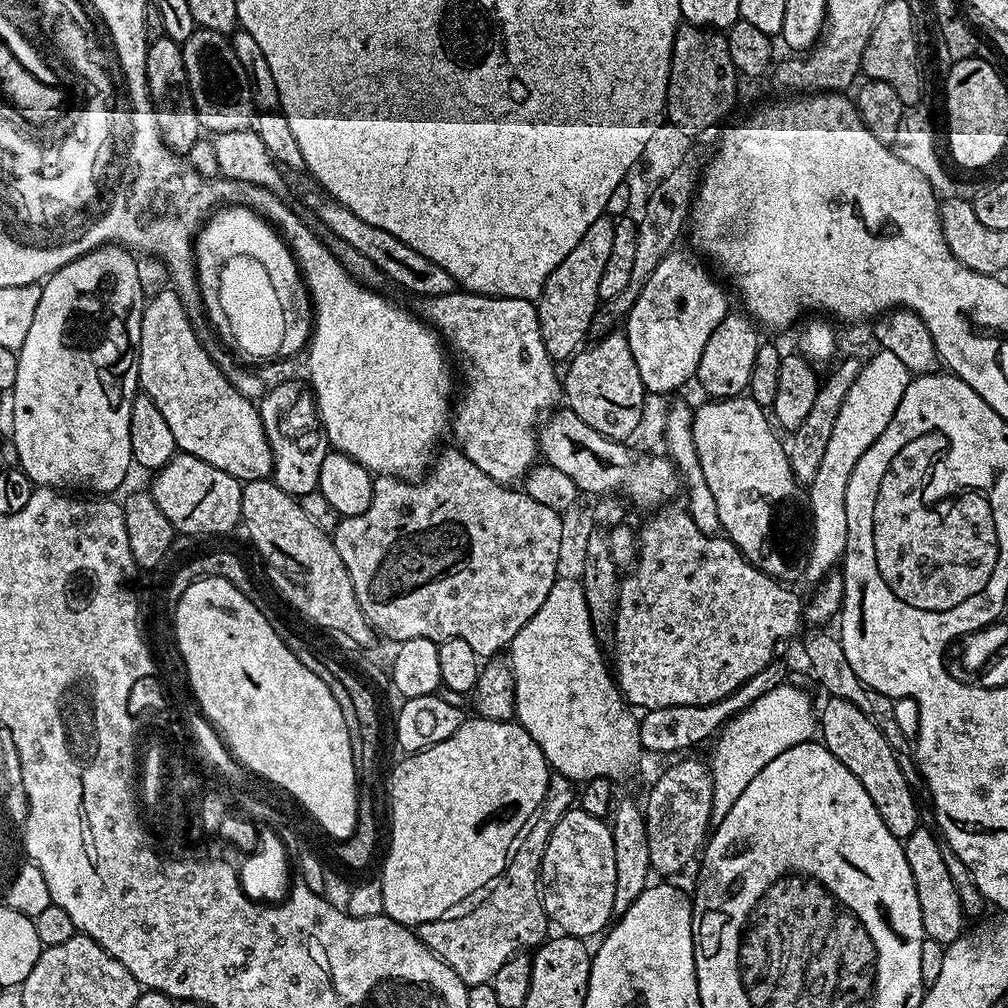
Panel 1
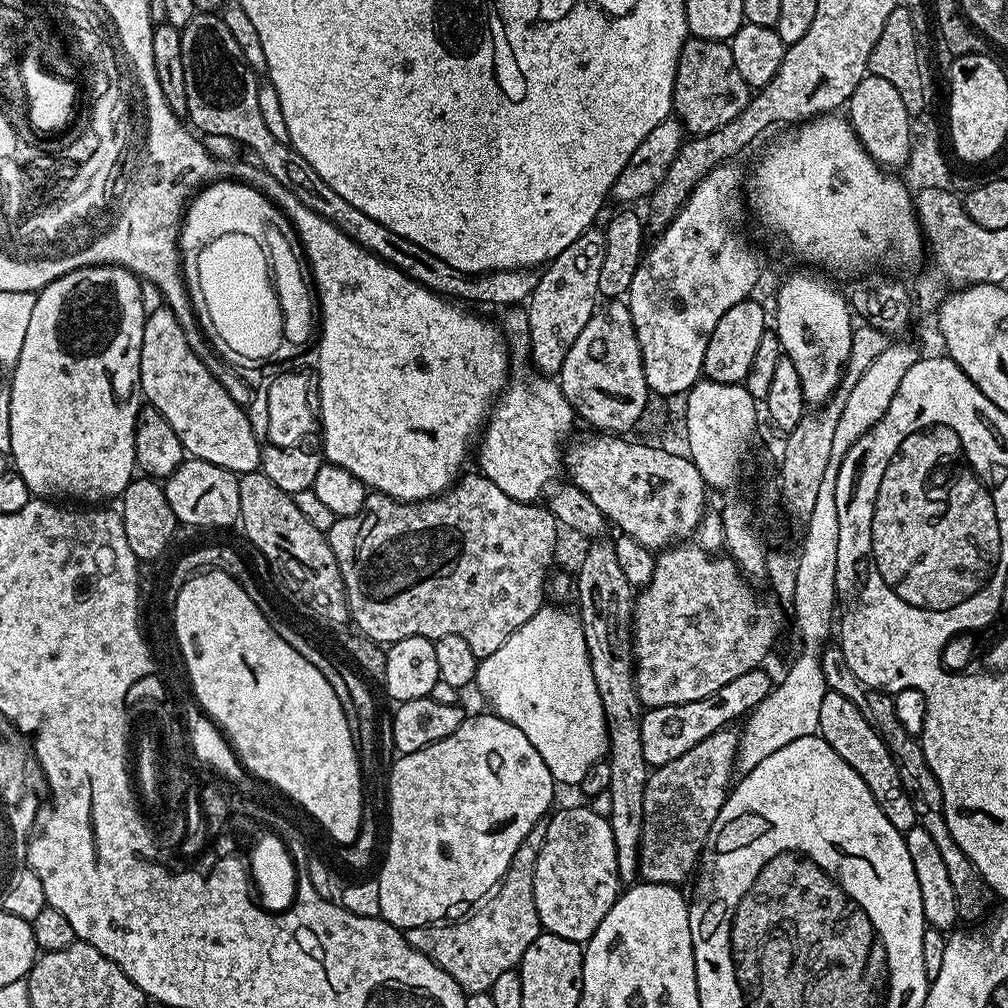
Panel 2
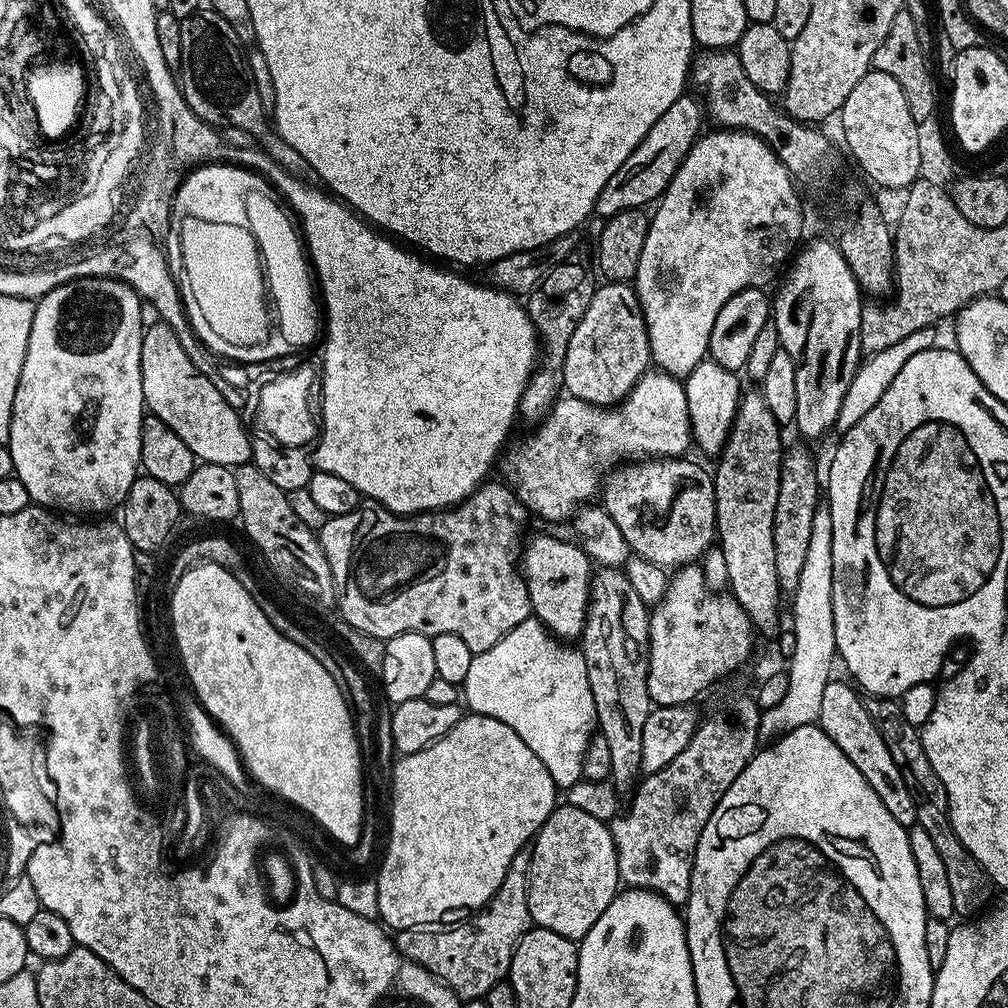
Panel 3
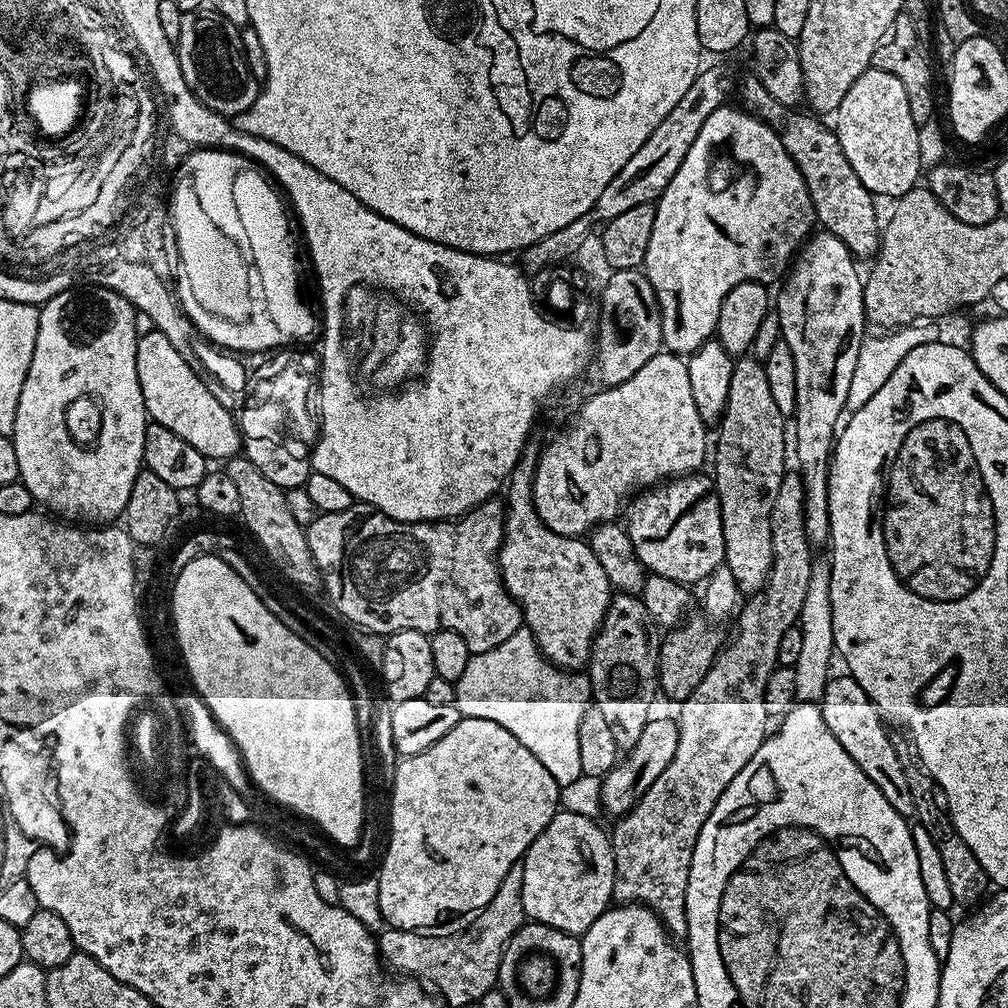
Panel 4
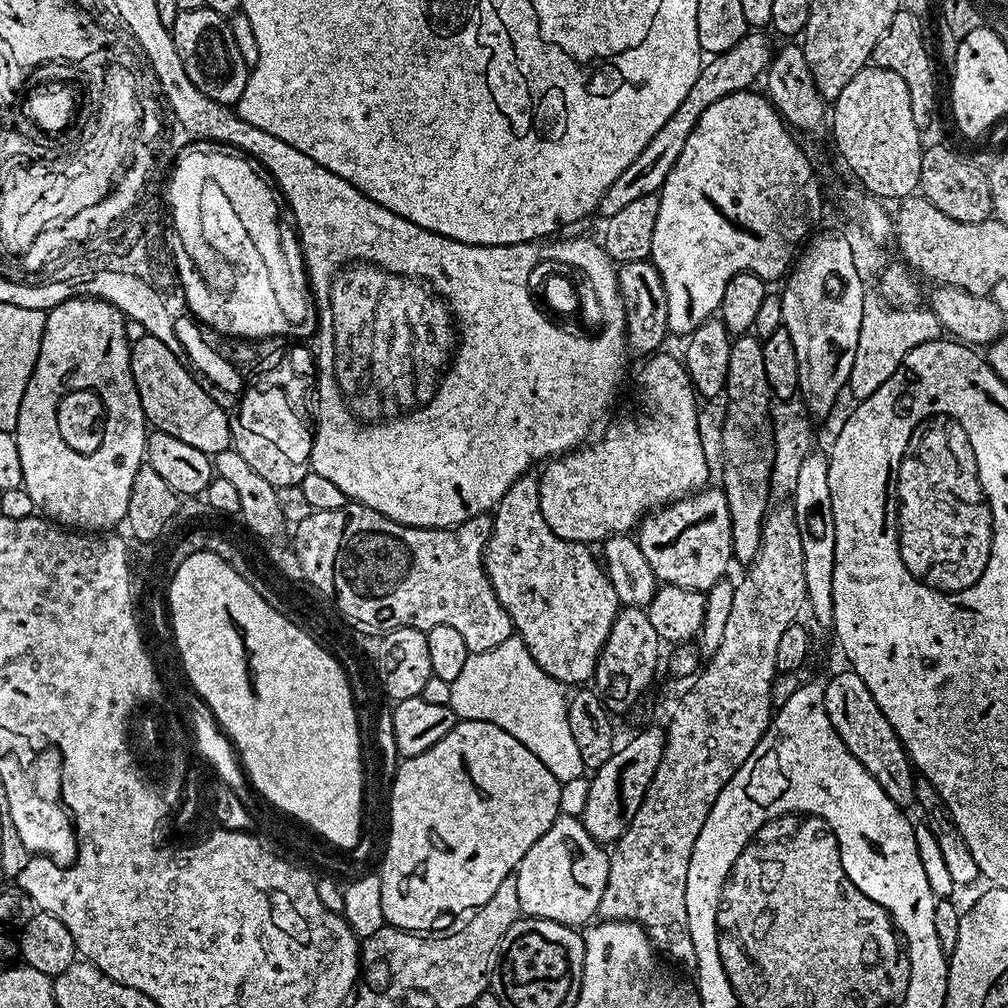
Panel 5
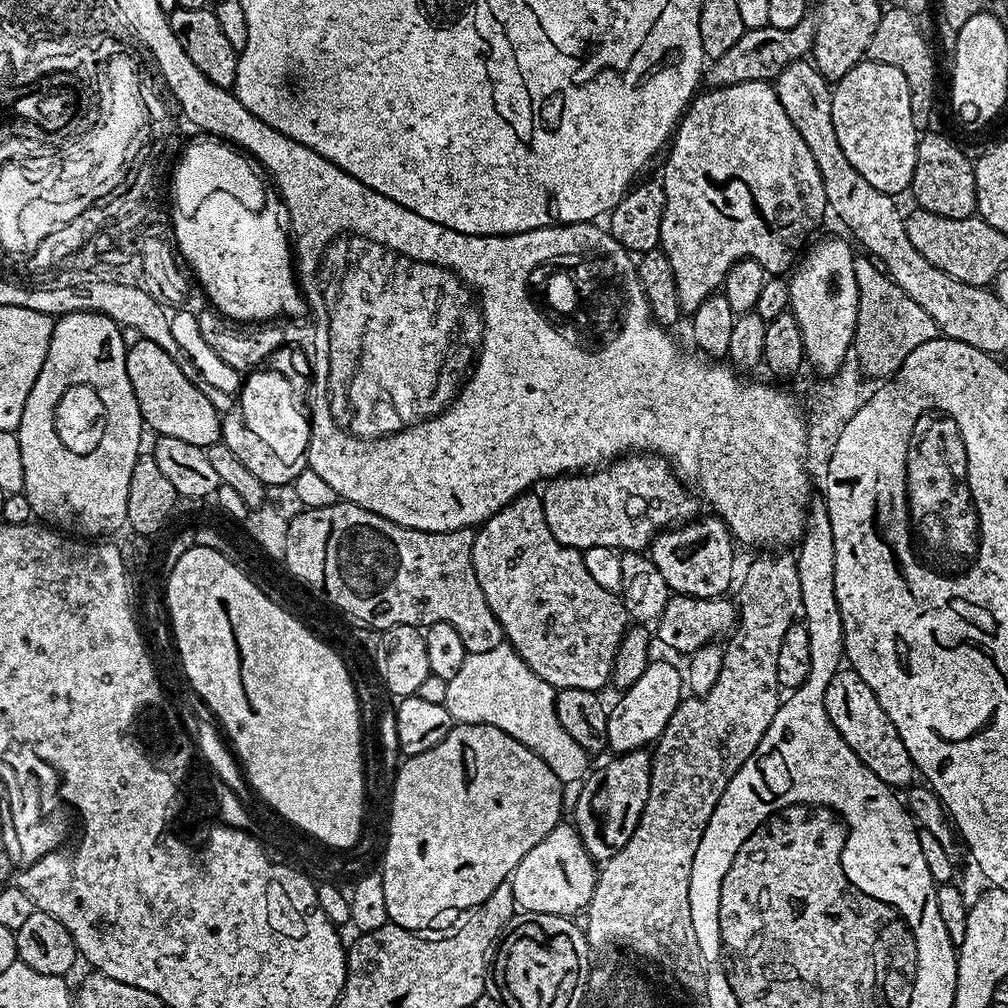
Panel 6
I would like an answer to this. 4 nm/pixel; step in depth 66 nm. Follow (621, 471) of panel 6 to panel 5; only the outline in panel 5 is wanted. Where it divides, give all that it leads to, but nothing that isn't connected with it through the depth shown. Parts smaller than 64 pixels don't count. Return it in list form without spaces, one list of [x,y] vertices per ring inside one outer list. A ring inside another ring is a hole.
[[[664,351],[649,355],[640,372],[640,388],[644,391],[644,417],[640,424],[636,420],[616,420],[605,430],[601,440],[593,439],[543,465],[539,473],[542,518],[546,518],[546,526],[550,526],[558,538],[592,546],[595,540],[603,542],[610,536],[631,533],[645,516],[709,483],[708,460],[704,457],[704,440],[700,437],[700,416],[696,413],[698,393],[692,386],[688,369],[677,357],[675,360]]]

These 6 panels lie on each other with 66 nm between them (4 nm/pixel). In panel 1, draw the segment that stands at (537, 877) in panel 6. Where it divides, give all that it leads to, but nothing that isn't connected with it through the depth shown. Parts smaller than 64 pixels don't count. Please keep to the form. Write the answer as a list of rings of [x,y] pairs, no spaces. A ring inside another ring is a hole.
[[[571,808],[566,814],[562,816],[558,823],[552,828],[551,834],[548,836],[547,846],[544,847],[543,862],[540,864],[540,893],[541,900],[543,902],[544,912],[547,914],[549,921],[556,927],[556,925],[565,935],[577,936],[580,939],[589,939],[588,936],[592,936],[597,933],[603,933],[611,918],[613,917],[613,904],[614,904],[614,889],[616,887],[616,861],[614,859],[614,844],[611,827],[598,816],[586,814],[585,811],[579,808]]]

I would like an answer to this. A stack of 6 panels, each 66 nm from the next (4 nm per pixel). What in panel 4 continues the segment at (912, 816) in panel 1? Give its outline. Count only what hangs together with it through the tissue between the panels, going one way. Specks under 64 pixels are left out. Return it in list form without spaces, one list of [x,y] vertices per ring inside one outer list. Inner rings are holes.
[[[833,675],[818,703],[826,726],[830,726],[830,734],[834,734],[838,742],[842,742],[842,750],[846,750],[846,754],[850,754],[850,758],[858,762],[862,774],[866,774],[866,778],[874,782],[878,790],[882,790],[886,802],[890,802],[890,806],[894,806],[898,814],[906,818],[915,817],[914,798],[910,798],[910,786],[906,783],[906,774],[902,774],[902,762],[898,762],[892,736],[884,729],[886,721],[876,708],[875,702],[866,694],[866,690],[862,690],[862,686],[858,686],[852,676]]]

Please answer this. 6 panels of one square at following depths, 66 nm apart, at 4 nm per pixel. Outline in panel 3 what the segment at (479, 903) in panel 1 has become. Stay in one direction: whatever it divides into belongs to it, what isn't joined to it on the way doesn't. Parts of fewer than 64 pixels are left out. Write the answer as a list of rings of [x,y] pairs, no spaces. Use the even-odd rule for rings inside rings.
[[[521,850],[512,859],[506,870],[506,878],[502,878],[502,886],[498,886],[498,890],[488,899],[488,903],[473,915],[476,916],[473,920],[468,920],[457,928],[448,928],[445,932],[436,932],[440,930],[429,930],[427,927],[399,929],[394,936],[398,951],[407,960],[422,965],[428,973],[448,985],[452,993],[459,996],[461,1001],[478,1000],[484,997],[495,984],[501,983],[507,977],[516,944],[533,923],[527,905],[529,857],[527,851]]]

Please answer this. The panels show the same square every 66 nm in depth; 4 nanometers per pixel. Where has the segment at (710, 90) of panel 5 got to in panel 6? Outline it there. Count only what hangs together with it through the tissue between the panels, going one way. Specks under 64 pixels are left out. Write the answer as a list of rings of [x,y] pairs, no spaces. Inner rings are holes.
[[[804,19],[794,26],[794,30],[777,28],[749,28],[722,54],[722,58],[711,61],[703,73],[702,80],[708,88],[725,88],[738,82],[775,81],[776,75],[790,62],[805,59],[812,51],[812,33],[814,24],[811,19]]]

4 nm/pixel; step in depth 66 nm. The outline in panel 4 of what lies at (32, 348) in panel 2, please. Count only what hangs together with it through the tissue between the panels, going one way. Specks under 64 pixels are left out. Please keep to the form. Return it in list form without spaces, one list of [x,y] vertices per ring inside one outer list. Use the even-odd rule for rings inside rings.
[[[73,286],[65,290],[62,294],[58,294],[54,298],[50,298],[40,308],[40,321],[38,322],[38,342],[34,346],[34,358],[30,362],[30,370],[26,374],[26,382],[22,382],[22,394],[18,398],[18,414],[14,418],[14,430],[11,437],[14,442],[14,450],[18,450],[18,470],[20,471],[20,480],[30,490],[33,501],[37,505],[43,506],[49,513],[55,514],[57,517],[63,518],[68,522],[87,522],[92,526],[104,526],[115,518],[123,517],[124,507],[130,498],[130,490],[136,481],[136,475],[142,470],[144,464],[144,435],[150,423],[148,411],[144,409],[144,399],[142,398],[142,390],[138,382],[138,370],[136,369],[136,342],[138,339],[138,331],[136,332],[136,312],[132,309],[132,304],[125,297],[123,291],[116,292],[113,288],[102,288],[99,286]],[[82,396],[104,396],[104,402],[108,404],[108,410],[104,410],[104,422],[112,424],[110,428],[110,436],[124,436],[118,438],[118,442],[110,442],[106,448],[102,448],[100,454],[96,456],[82,456],[80,460],[74,464],[54,464],[54,450],[42,450],[40,442],[38,442],[38,434],[44,426],[44,416],[52,416],[54,408],[62,408],[62,406],[74,406],[76,402],[80,402]]]

